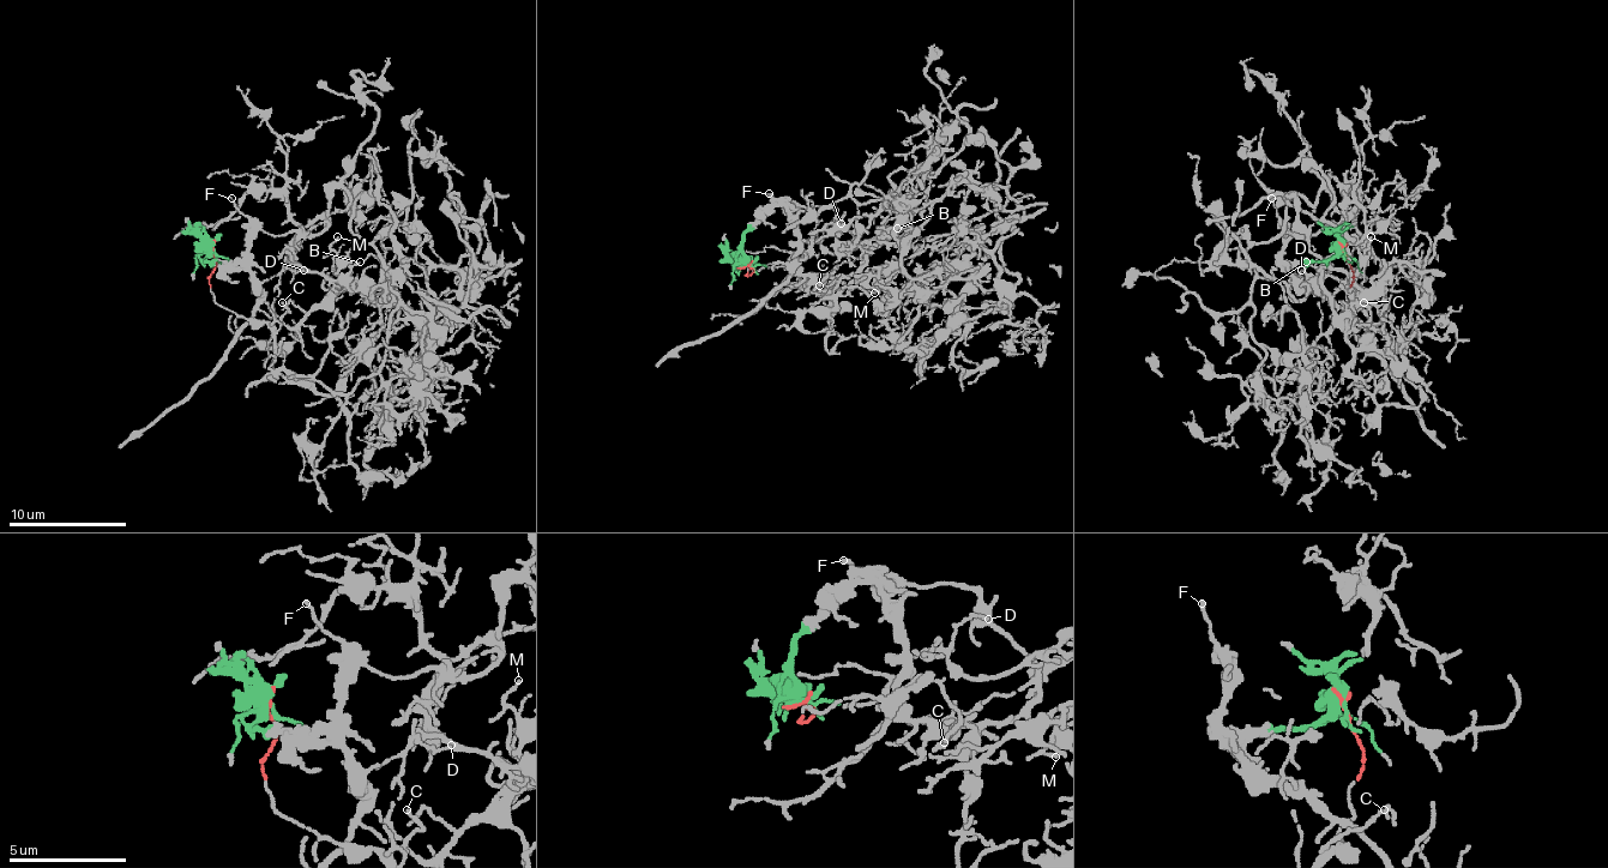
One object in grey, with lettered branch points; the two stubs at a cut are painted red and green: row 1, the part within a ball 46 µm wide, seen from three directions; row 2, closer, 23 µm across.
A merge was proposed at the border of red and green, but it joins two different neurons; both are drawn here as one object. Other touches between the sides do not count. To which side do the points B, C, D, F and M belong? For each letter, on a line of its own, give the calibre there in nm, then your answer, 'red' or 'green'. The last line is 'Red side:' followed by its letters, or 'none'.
B: calibre 130 nm; red
C: calibre 130 nm; red
D: calibre 110 nm; red
F: calibre 130 nm; green
M: calibre 130 nm; red
Red side: B, C, D, M

